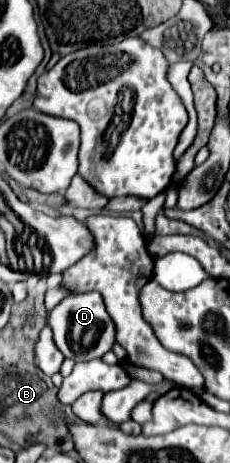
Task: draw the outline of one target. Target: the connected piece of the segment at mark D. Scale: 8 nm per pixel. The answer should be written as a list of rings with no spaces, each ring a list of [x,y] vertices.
[[[84,292],[66,296],[48,316],[48,324],[54,332],[54,342],[66,358],[74,362],[84,362],[92,358],[102,358],[114,344],[114,322],[110,320],[102,294],[100,292]]]

